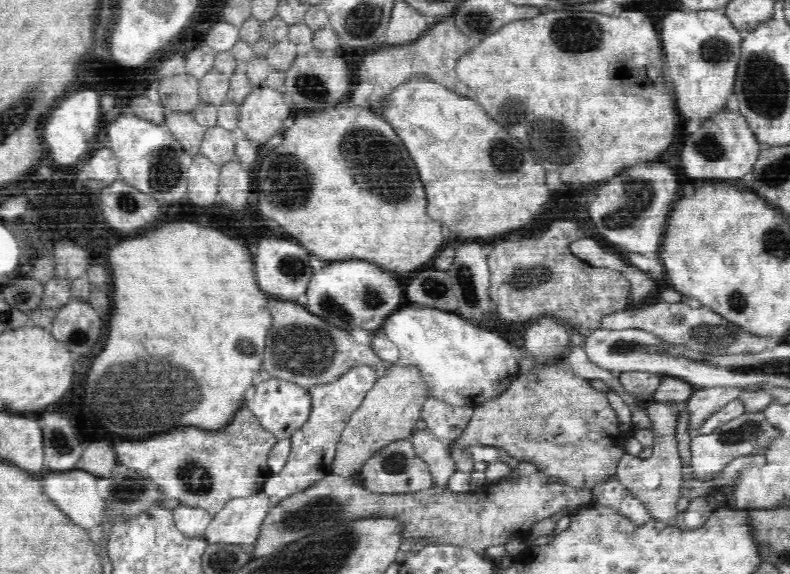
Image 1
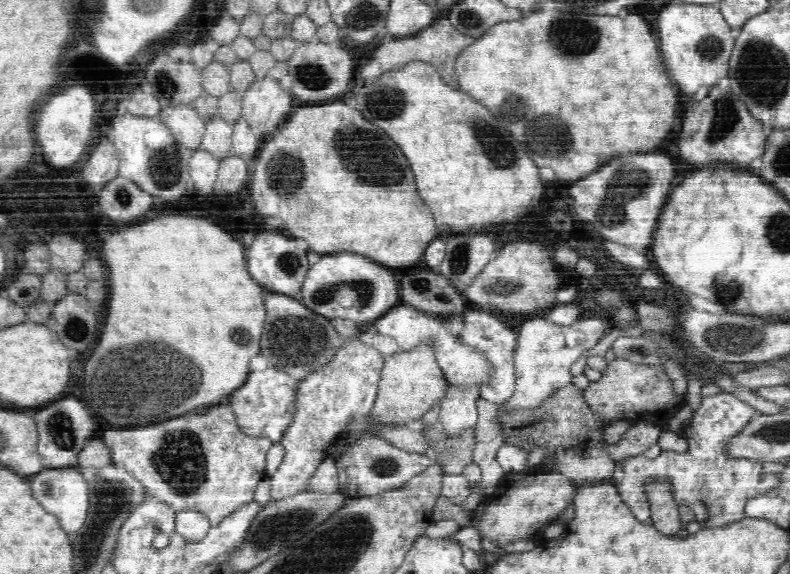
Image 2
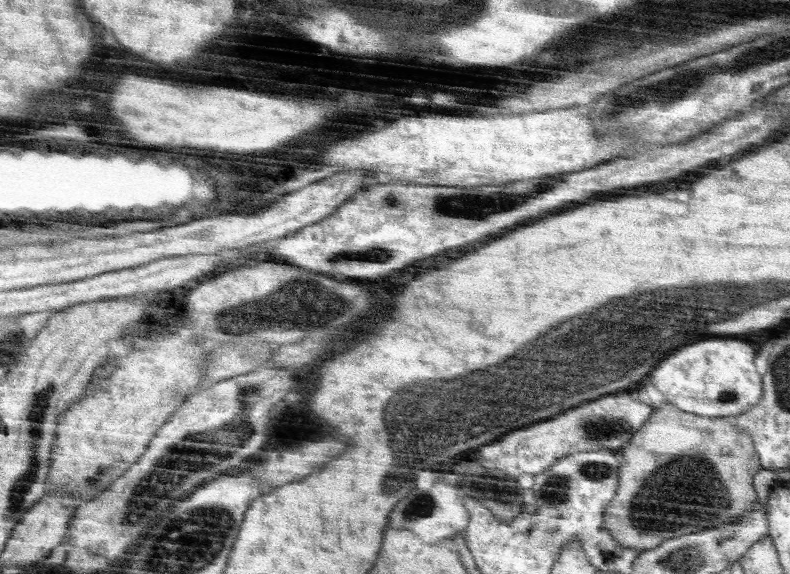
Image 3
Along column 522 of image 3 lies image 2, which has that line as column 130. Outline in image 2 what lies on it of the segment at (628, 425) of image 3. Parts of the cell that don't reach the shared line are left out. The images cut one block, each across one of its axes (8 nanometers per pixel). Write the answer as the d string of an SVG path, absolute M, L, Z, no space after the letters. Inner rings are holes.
M229 405L214 406L208 411L180 416L162 424L146 428L108 430L104 442L112 452L112 463L121 465L126 472L139 480L148 494L168 503L177 511L195 510L204 513L212 527L219 526L234 510L250 504L261 480L268 478L266 458L272 442L268 437L246 436L238 427L234 410Z

